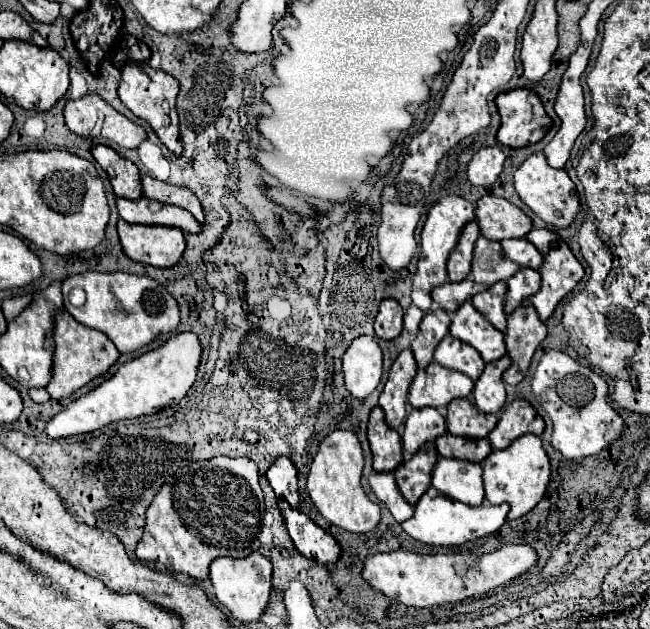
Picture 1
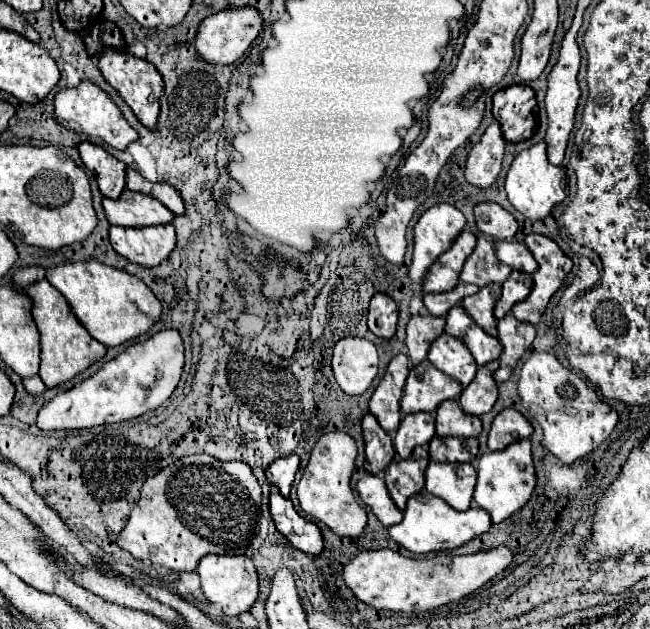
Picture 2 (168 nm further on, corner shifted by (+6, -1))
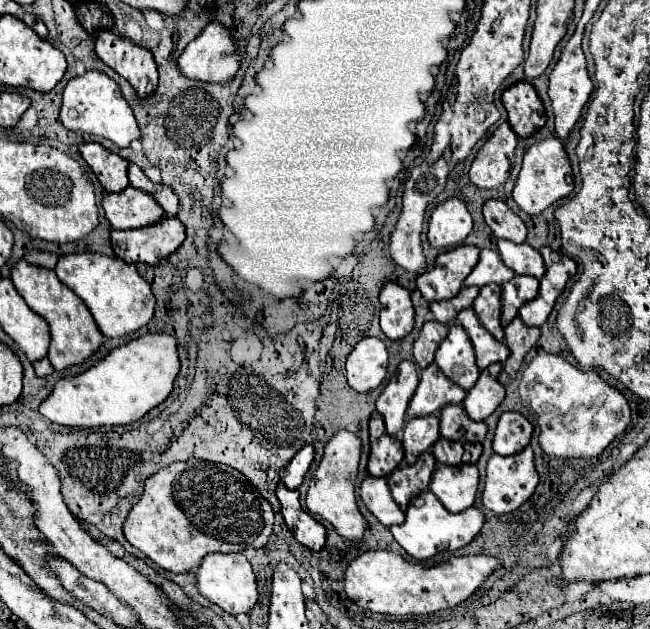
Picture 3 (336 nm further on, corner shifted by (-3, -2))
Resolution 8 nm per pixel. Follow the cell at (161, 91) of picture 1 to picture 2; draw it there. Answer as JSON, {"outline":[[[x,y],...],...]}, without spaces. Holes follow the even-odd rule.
{"outline":[[[106,50],[100,54],[98,60],[98,68],[104,76],[104,80],[122,96],[122,100],[132,108],[132,112],[136,114],[136,118],[148,128],[148,130],[156,130],[158,124],[158,114],[160,114],[160,94],[164,90],[164,82],[162,82],[162,74],[156,70],[156,66],[152,66],[146,60],[140,60],[136,56],[132,56],[130,52],[122,52],[122,50]]]}

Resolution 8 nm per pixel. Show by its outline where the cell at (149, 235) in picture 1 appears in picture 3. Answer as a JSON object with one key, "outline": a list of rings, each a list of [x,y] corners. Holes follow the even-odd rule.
{"outline":[[[163,217],[161,221],[127,231],[111,231],[111,245],[117,257],[127,263],[157,265],[159,259],[169,257],[185,241],[185,227],[177,217]]]}

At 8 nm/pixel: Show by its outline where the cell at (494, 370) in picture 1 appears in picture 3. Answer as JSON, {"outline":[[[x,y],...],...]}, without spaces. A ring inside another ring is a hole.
{"outline":[[[481,371],[477,383],[469,389],[463,401],[463,409],[473,421],[483,421],[499,407],[503,397],[505,397],[503,385],[487,371]]]}

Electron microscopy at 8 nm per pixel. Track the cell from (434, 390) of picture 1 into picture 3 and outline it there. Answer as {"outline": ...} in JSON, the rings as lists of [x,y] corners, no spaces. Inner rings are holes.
{"outline":[[[431,363],[421,371],[419,387],[409,401],[407,415],[409,417],[423,417],[429,413],[437,413],[441,407],[449,403],[461,403],[465,399],[465,391],[457,387],[451,379],[447,379],[441,369]]]}

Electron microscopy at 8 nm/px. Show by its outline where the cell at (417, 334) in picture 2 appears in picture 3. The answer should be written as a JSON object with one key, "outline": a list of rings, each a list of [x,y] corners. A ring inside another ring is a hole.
{"outline":[[[429,321],[423,325],[419,337],[413,343],[413,361],[417,367],[427,367],[433,363],[435,351],[439,347],[439,343],[447,337],[449,325],[443,325],[439,321]]]}

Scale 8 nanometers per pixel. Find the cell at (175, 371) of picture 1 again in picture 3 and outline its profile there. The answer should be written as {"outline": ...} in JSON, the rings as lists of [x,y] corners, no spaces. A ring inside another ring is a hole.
{"outline":[[[165,333],[143,335],[131,339],[115,349],[111,349],[103,359],[99,359],[91,369],[73,375],[61,377],[49,397],[39,405],[39,413],[53,423],[65,427],[97,427],[97,425],[127,425],[139,421],[147,411],[157,407],[167,399],[173,389],[173,381],[179,373],[179,355],[177,355],[177,341]]]}

